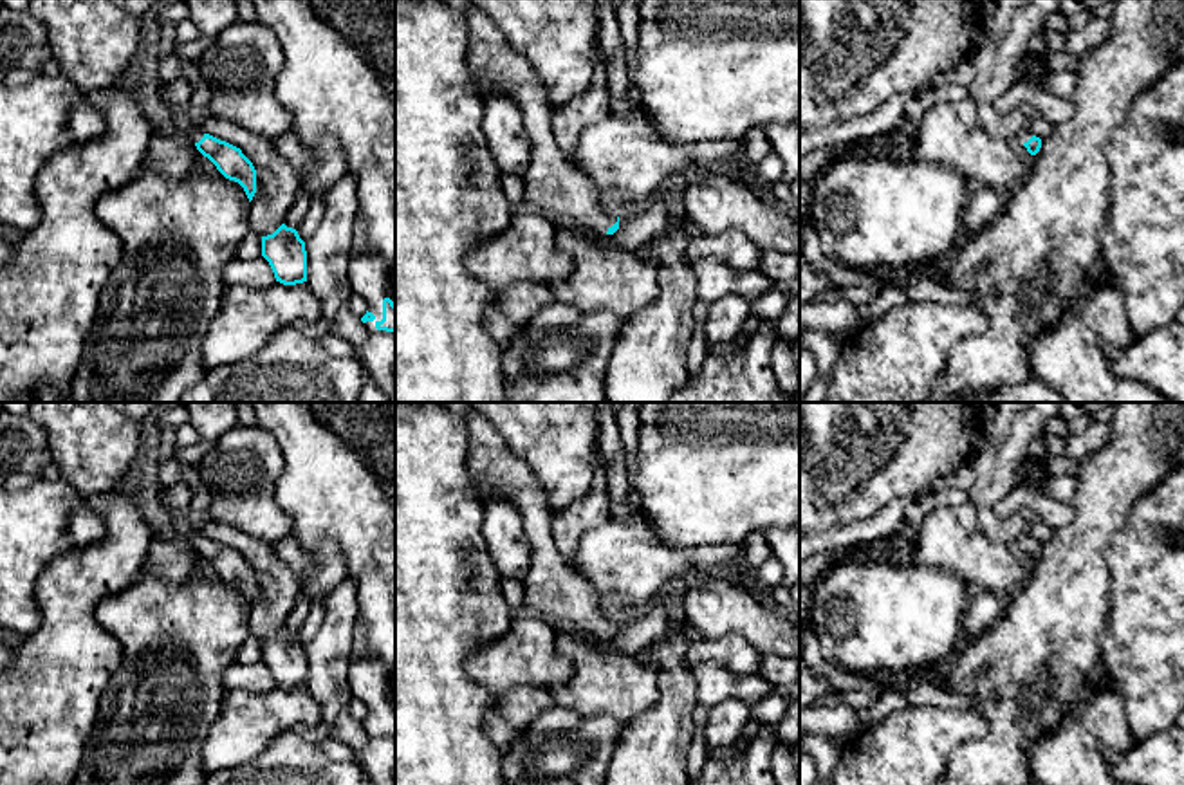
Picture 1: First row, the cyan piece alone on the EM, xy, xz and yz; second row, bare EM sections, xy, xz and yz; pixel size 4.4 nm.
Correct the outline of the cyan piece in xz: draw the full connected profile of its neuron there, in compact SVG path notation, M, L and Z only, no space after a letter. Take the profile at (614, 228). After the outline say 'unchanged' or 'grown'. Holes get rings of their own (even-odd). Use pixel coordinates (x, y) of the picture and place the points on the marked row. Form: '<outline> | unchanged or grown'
M464 5L462 16L467 25L466 65L471 79L504 85L518 103L531 137L531 162L522 175L523 208L597 236L614 235L619 229L619 215L601 211L588 177L579 173L556 144L545 88L529 60L509 45L498 25L478 5Z | grown

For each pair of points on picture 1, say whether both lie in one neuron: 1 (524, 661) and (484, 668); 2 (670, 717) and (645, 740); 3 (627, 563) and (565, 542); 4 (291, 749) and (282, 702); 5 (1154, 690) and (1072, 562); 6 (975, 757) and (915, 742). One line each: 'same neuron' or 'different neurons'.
1: same neuron
2: same neuron
3: different neurons
4: different neurons
5: different neurons
6: different neurons

